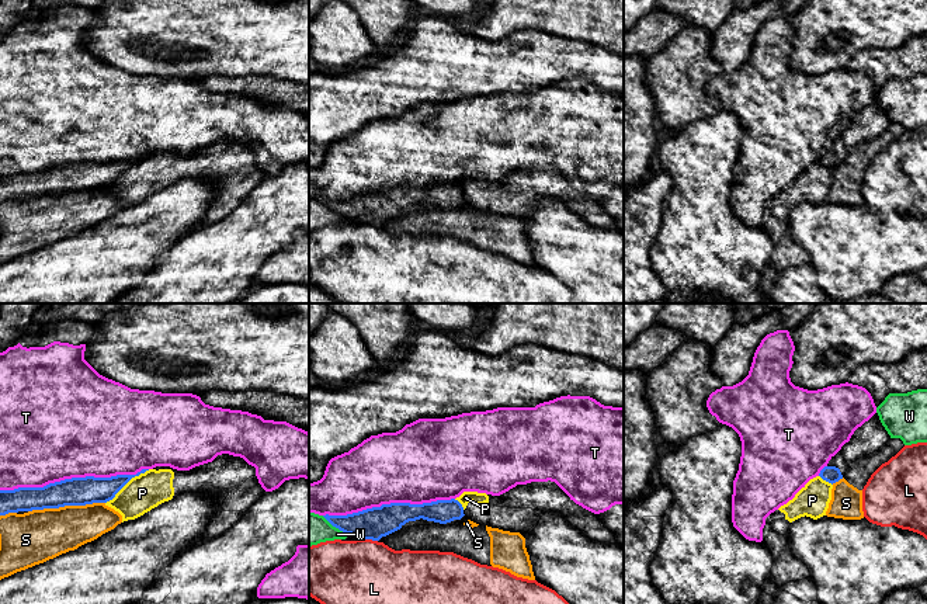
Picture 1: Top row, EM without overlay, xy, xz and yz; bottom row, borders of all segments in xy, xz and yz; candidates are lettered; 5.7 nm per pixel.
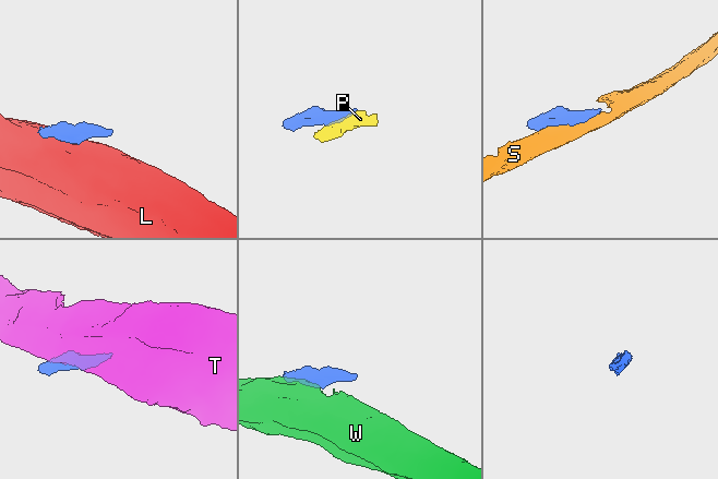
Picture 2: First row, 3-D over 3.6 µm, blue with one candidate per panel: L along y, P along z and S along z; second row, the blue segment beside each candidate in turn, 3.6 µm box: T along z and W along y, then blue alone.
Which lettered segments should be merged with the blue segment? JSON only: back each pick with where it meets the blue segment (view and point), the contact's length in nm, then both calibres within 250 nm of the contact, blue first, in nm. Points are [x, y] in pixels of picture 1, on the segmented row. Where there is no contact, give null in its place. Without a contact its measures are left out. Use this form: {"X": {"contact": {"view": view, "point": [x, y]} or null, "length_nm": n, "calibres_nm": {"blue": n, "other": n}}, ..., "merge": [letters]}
{"merge": []}

